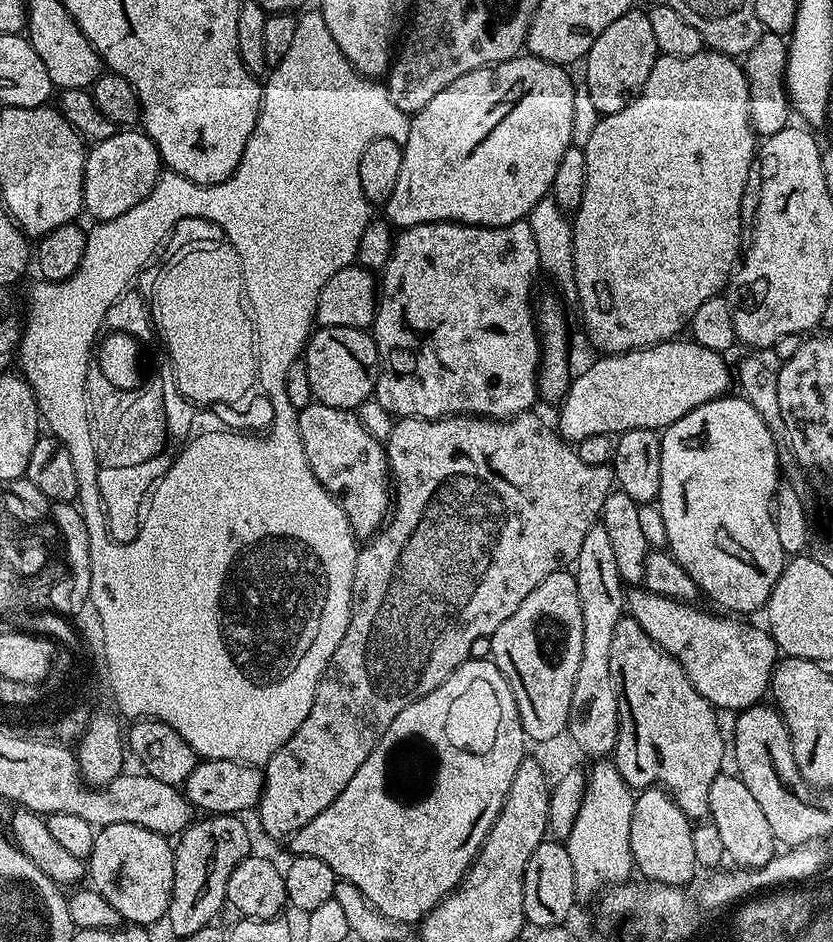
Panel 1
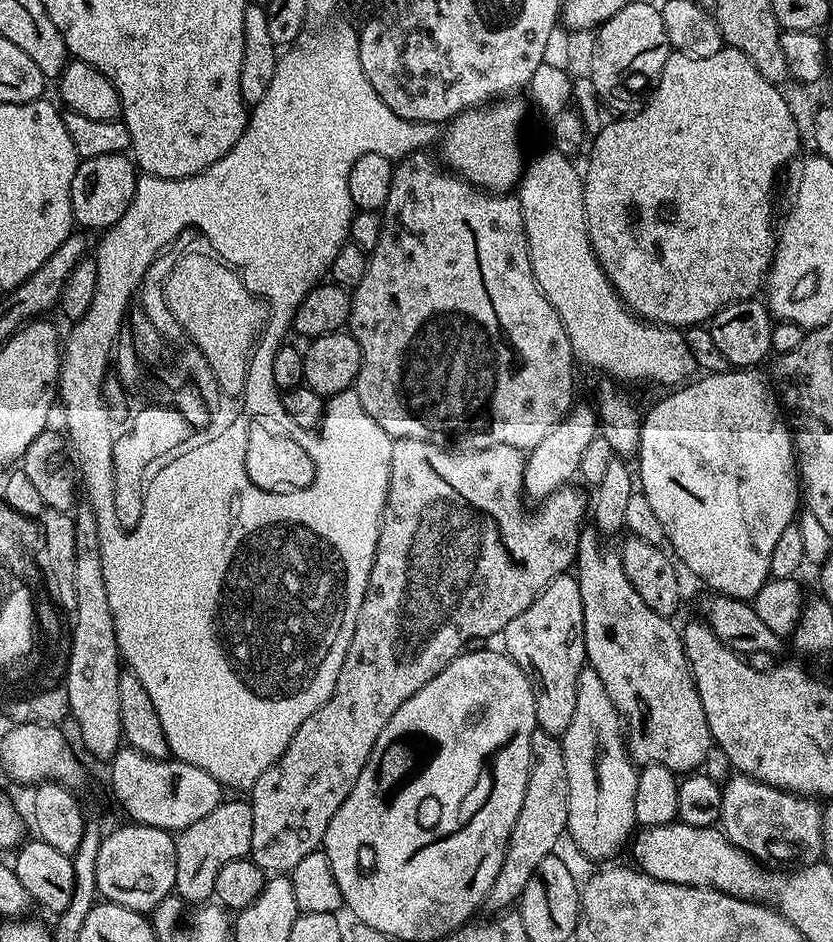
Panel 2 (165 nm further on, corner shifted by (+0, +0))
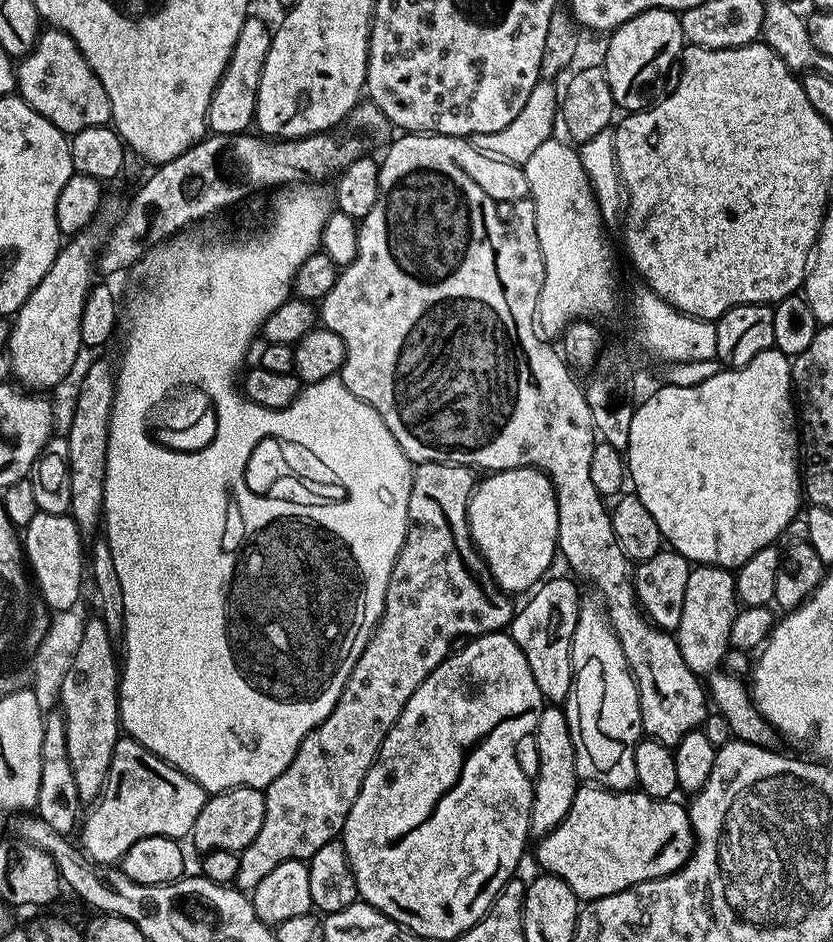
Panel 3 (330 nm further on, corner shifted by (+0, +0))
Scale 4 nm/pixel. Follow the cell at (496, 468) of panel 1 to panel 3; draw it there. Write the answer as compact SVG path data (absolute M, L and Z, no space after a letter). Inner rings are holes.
M463 464L415 465L412 473L410 506L408 507L408 533L404 539L402 550L394 562L394 570L390 574L384 613L381 614L380 621L376 623L367 646L362 650L362 654L358 658L358 662L354 666L354 670L350 674L350 678L346 682L334 710L330 710L328 717L313 732L306 734L302 746L298 746L298 754L294 754L294 762L290 762L290 766L286 766L286 770L282 770L282 774L278 774L278 778L274 778L271 786L263 789L266 814L262 818L262 830L258 830L258 838L254 838L254 842L250 842L250 846L246 846L244 851L240 853L235 887L241 890L254 889L258 886L258 882L262 882L262 878L266 878L266 874L270 874L270 870L276 869L282 862L287 860L303 860L307 862L312 859L314 854L318 854L318 850L322 850L322 846L326 846L332 840L337 839L343 833L346 814L350 814L350 806L354 806L354 798L358 798L358 790L362 790L362 782L366 778L370 766L376 760L382 742L388 736L388 731L398 722L398 718L402 714L406 702L410 702L414 690L418 690L418 686L424 679L448 657L454 638L456 636L467 636L469 638L484 636L488 632L498 632L507 629L511 625L514 615L514 607L512 608L511 602L508 601L511 599L505 593L499 591L495 584L488 582L484 585L480 581L479 574L476 573L478 570L481 571L482 560L473 545L472 537L468 534L468 499L471 498L474 487L472 476L474 476L473 469L466 468Z

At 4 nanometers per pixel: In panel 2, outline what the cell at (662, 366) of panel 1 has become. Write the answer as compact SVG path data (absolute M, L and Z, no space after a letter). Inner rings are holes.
M577 403L564 415L559 422L538 442L536 448L527 453L524 462L524 490L523 495L529 501L539 502L554 494L559 488L569 483L571 476L575 477L580 470L582 454L586 446L594 442L598 434L598 413L595 407Z

